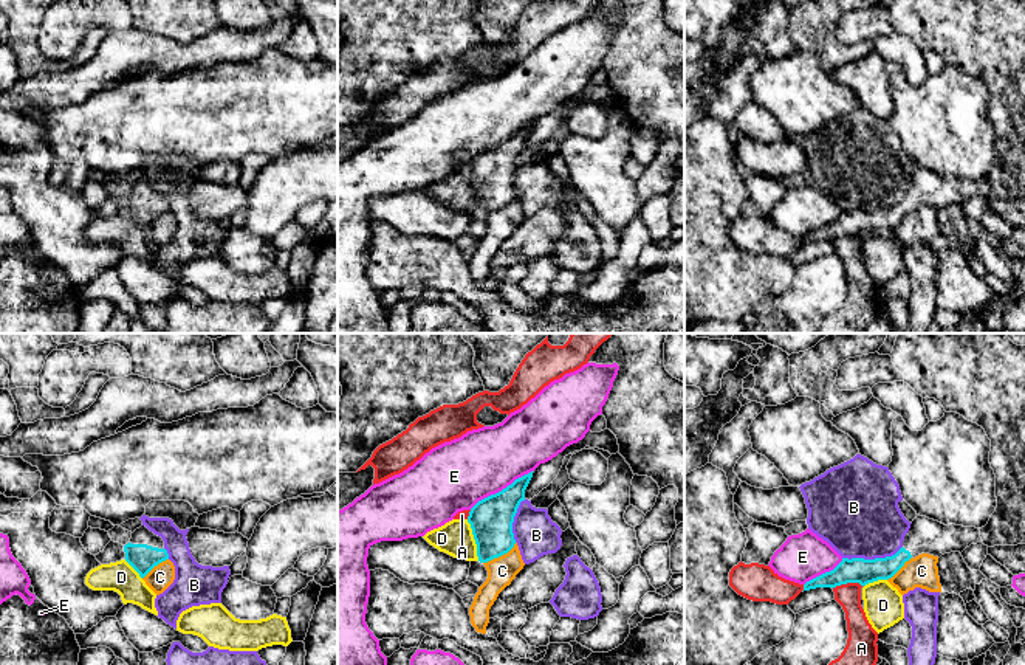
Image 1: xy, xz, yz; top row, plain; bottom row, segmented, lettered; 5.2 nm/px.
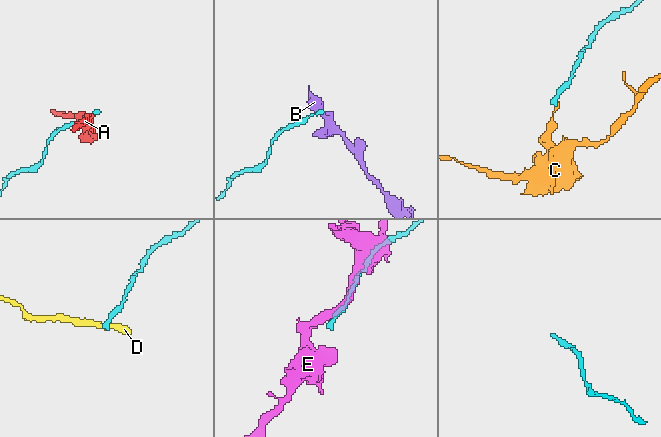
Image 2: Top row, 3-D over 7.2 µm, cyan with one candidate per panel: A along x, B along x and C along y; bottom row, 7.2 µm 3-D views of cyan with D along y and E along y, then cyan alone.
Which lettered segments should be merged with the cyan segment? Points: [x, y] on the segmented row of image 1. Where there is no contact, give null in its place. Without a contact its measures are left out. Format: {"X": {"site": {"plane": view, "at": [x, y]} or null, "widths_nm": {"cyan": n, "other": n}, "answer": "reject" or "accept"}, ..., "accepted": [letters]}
{"A": {"site": {"plane": "yz", "at": [846, 583]}, "widths_nm": {"cyan": 130, "other": 130}, "answer": "reject"}, "B": {"site": {"plane": "yz", "at": [872, 560]}, "widths_nm": {"cyan": 130, "other": 420}, "answer": "reject"}, "C": {"site": {"plane": "xz", "at": [499, 555]}, "widths_nm": {"cyan": 220, "other": 150}, "answer": "reject"}, "D": {"site": {"plane": "xz", "at": [474, 538]}, "widths_nm": {"cyan": 220, "other": 180}, "answer": "reject"}, "E": {"site": {"plane": "xz", "at": [502, 490]}, "widths_nm": {"cyan": 220, "other": 360}, "answer": "reject"}, "accepted": []}

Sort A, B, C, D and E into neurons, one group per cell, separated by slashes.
A / B / C / D / E

